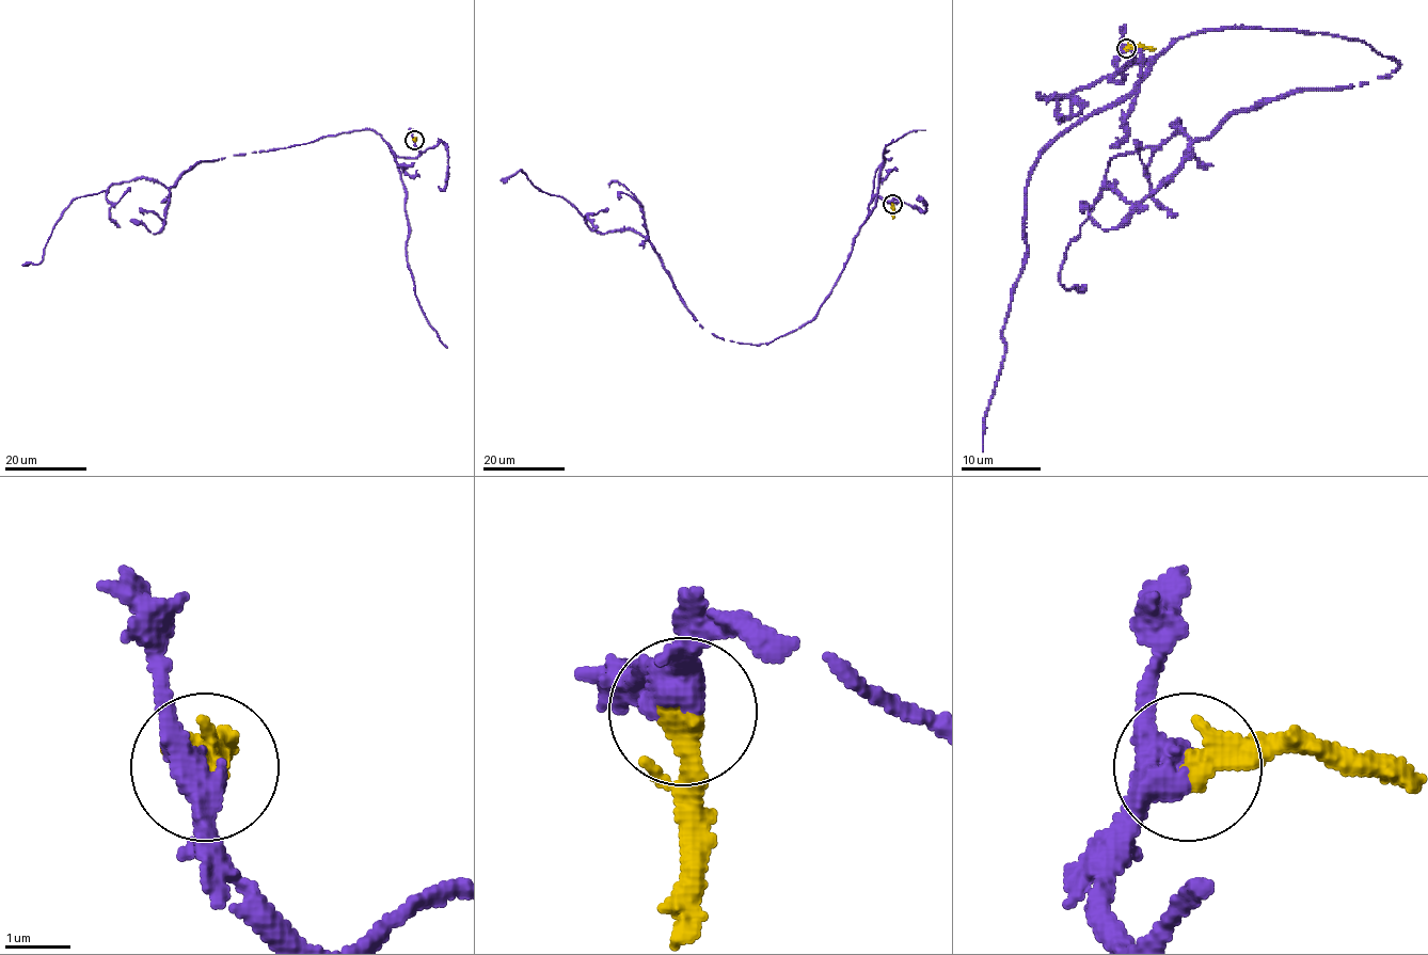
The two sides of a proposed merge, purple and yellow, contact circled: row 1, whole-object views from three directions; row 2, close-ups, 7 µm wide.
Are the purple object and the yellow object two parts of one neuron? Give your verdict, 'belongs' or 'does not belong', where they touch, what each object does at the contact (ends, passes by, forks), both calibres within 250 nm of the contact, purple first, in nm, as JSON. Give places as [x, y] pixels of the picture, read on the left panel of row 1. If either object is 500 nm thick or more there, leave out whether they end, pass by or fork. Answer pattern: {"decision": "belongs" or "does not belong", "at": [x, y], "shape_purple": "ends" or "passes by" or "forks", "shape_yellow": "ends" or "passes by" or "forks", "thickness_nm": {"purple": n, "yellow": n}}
{"decision": "belongs", "at": [414, 140], "shape_purple": "passes by", "shape_yellow": "ends", "thickness_nm": {"purple": 400, "yellow": 440}}

